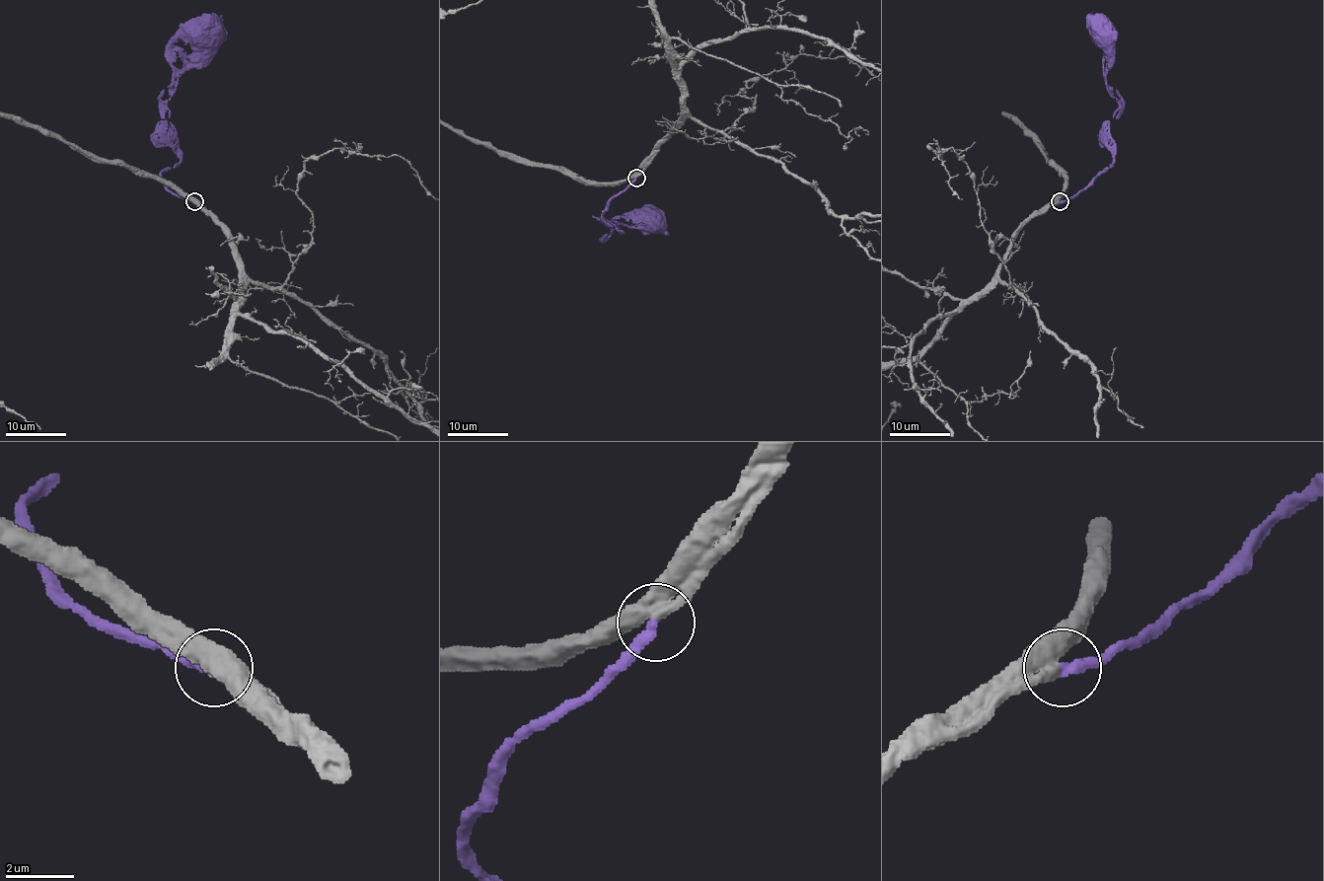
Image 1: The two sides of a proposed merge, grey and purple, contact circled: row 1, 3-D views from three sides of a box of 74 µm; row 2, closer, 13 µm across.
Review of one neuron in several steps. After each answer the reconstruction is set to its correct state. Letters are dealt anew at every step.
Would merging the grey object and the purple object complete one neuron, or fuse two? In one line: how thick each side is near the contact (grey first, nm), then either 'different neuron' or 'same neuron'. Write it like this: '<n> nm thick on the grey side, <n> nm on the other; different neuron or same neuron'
500 nm thick on the grey side, 320 nm on the other; same neuron

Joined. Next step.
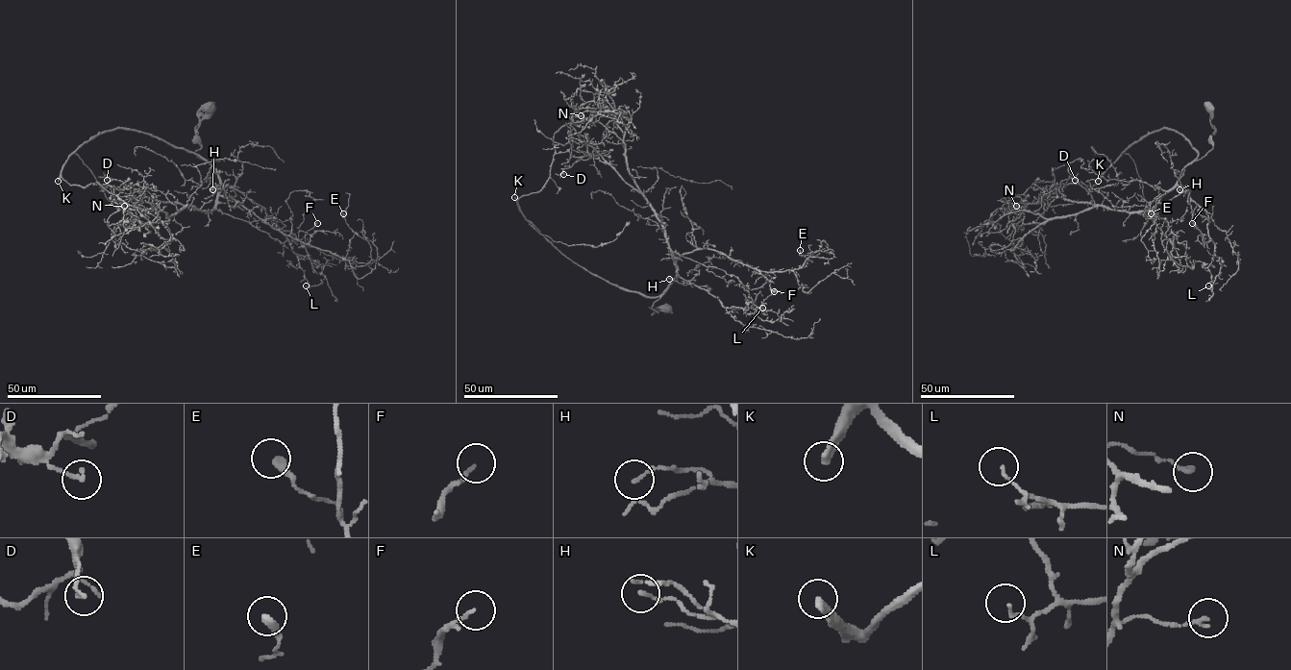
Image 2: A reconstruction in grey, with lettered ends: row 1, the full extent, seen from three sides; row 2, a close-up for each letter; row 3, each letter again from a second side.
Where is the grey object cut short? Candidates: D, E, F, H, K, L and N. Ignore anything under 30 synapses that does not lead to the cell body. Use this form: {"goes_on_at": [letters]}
{"goes_on_at": ["K"]}

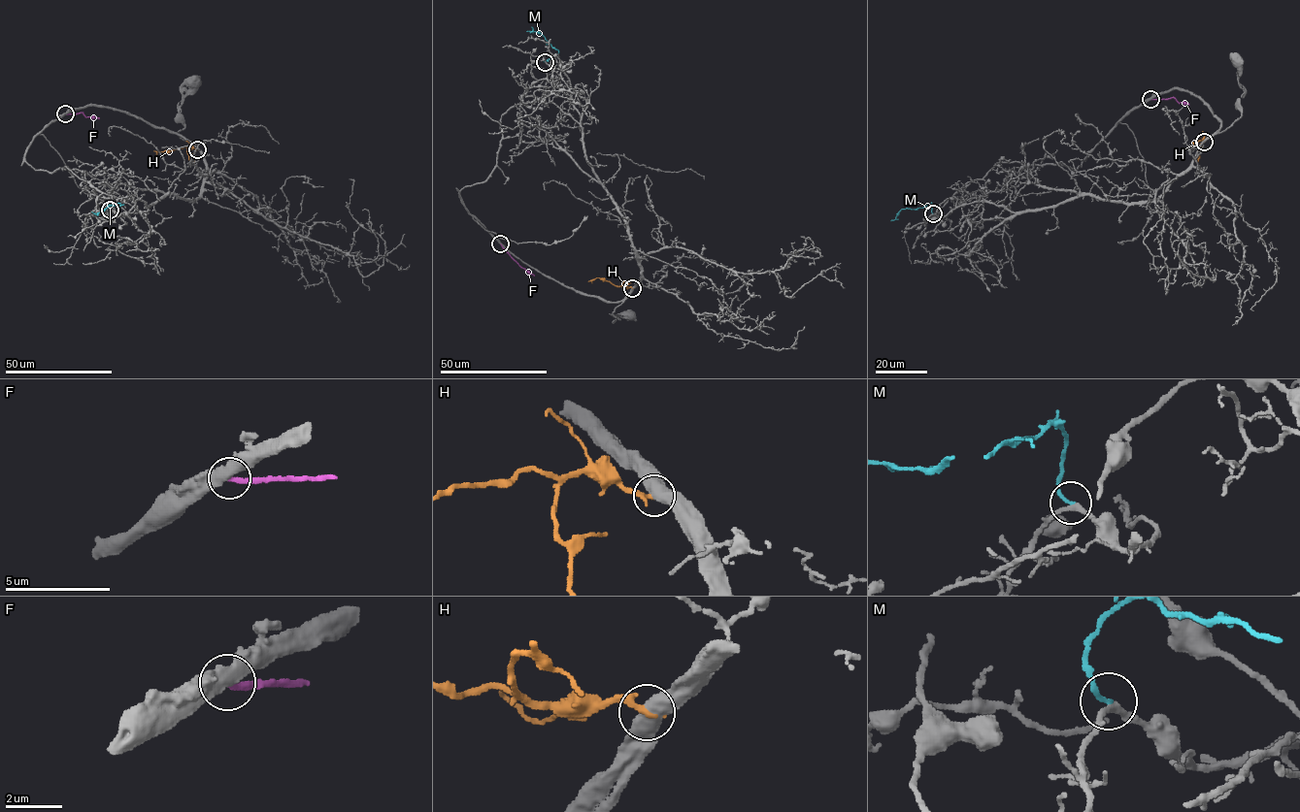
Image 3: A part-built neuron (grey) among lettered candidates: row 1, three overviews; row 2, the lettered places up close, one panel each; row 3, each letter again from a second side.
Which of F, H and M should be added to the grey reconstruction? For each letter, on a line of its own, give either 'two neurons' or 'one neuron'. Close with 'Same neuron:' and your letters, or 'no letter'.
F: two neurons
H: two neurons
M: one neuron
Same neuron: M

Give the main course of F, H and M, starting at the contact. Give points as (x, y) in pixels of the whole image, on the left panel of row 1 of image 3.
F: (65, 113), (82, 113), (85, 117), (99, 118)
H: (197, 149), (183, 147), (153, 150)
M: (110, 209), (109, 205), (112, 202), (123, 204), (109, 206), (97, 213), (91, 211)

